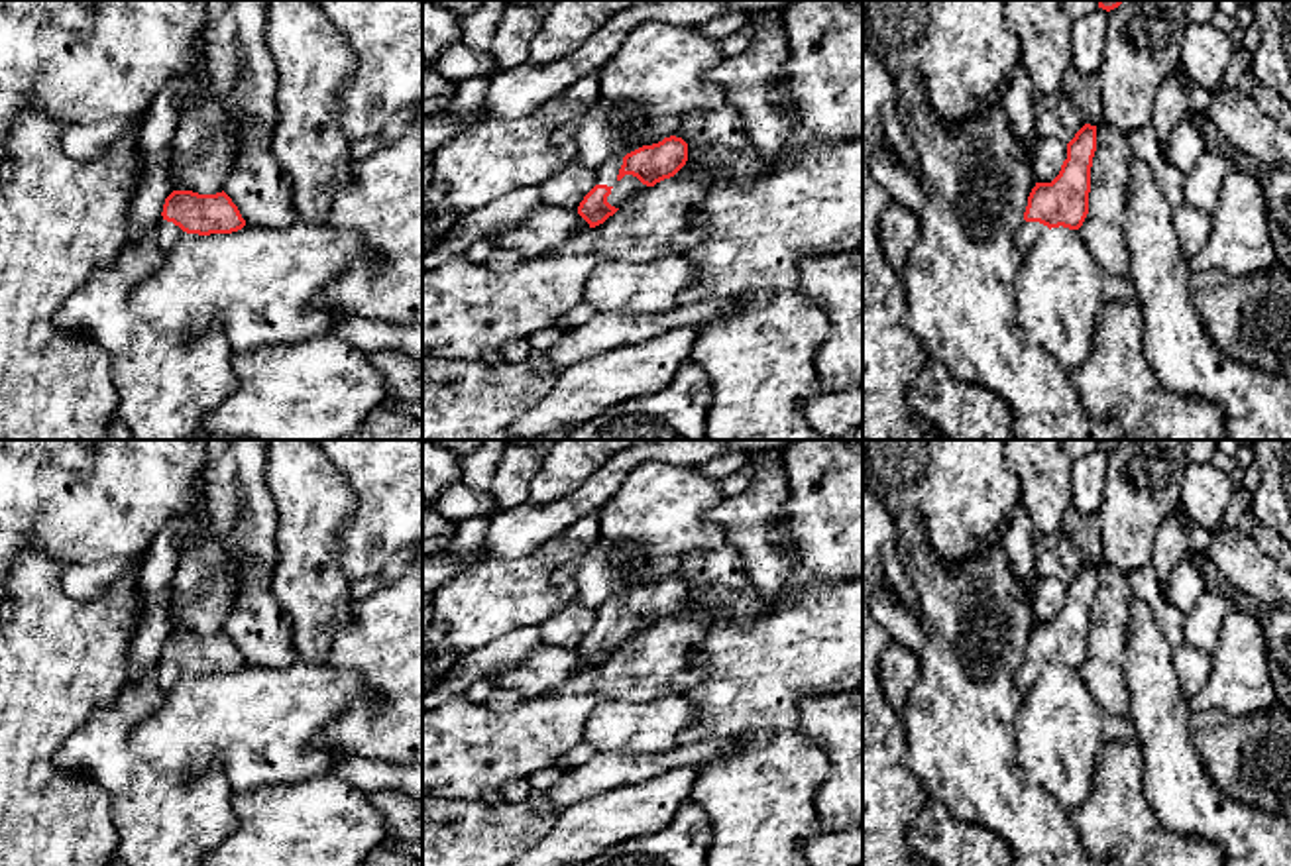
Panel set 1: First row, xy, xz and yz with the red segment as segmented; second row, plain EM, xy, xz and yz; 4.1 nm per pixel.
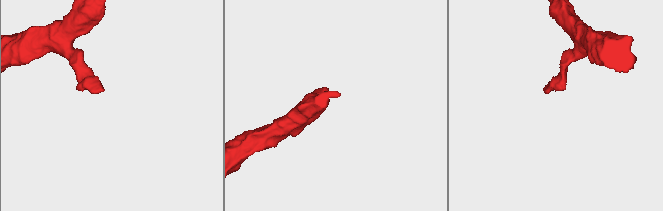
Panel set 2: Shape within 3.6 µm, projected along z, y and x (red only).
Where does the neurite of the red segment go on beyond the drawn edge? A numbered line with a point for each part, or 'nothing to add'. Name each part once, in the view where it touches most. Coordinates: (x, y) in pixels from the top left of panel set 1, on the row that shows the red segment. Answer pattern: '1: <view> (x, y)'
1: xz (606, 173)

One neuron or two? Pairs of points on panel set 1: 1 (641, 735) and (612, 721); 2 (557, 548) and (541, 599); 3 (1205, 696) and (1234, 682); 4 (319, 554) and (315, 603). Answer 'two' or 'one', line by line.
1: one
2: one
3: one
4: one

